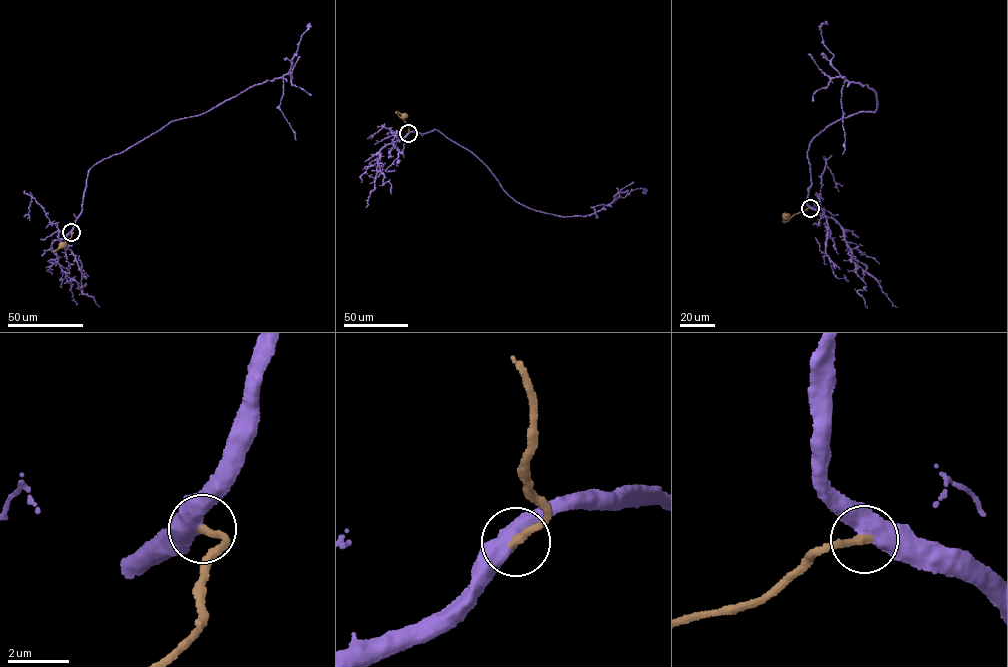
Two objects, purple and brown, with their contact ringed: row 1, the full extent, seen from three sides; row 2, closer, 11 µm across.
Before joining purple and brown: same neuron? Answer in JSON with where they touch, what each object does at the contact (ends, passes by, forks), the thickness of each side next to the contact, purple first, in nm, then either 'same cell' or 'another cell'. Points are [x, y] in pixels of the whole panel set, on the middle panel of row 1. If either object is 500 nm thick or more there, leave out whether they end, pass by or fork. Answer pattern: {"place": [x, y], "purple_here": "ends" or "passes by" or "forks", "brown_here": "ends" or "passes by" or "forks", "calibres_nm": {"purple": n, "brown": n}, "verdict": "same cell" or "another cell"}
{"place": [408, 133], "calibres_nm": {"purple": 550, "brown": 280}, "verdict": "same cell"}

